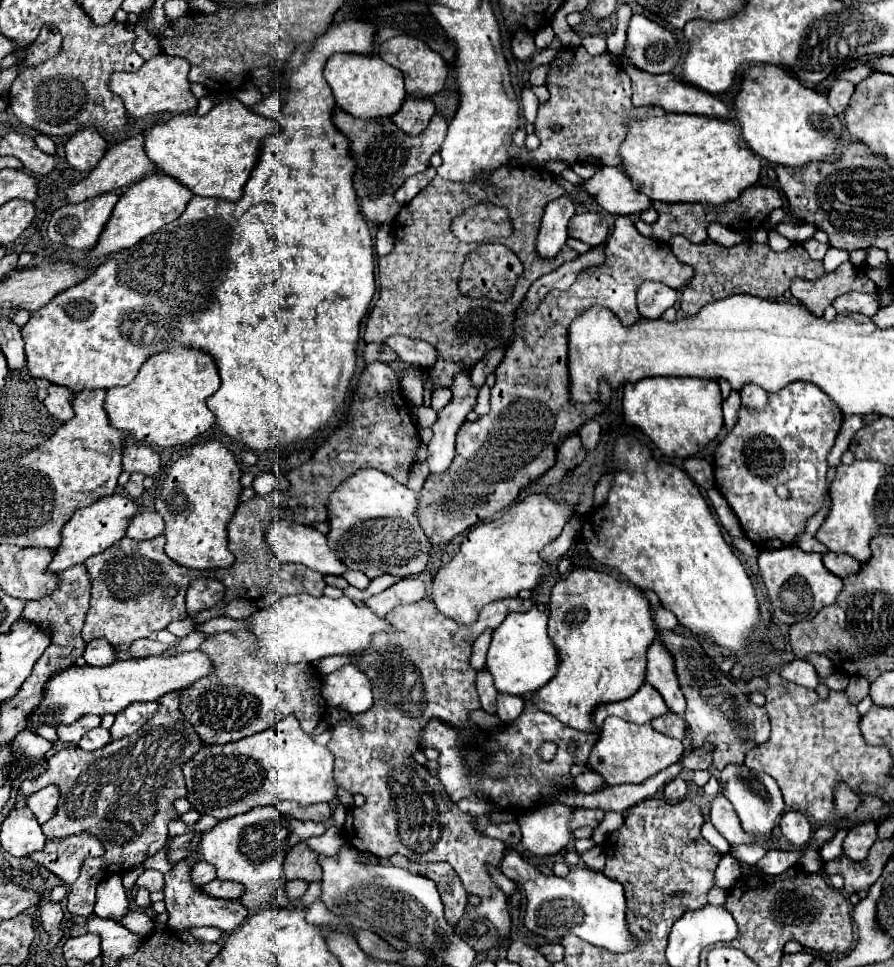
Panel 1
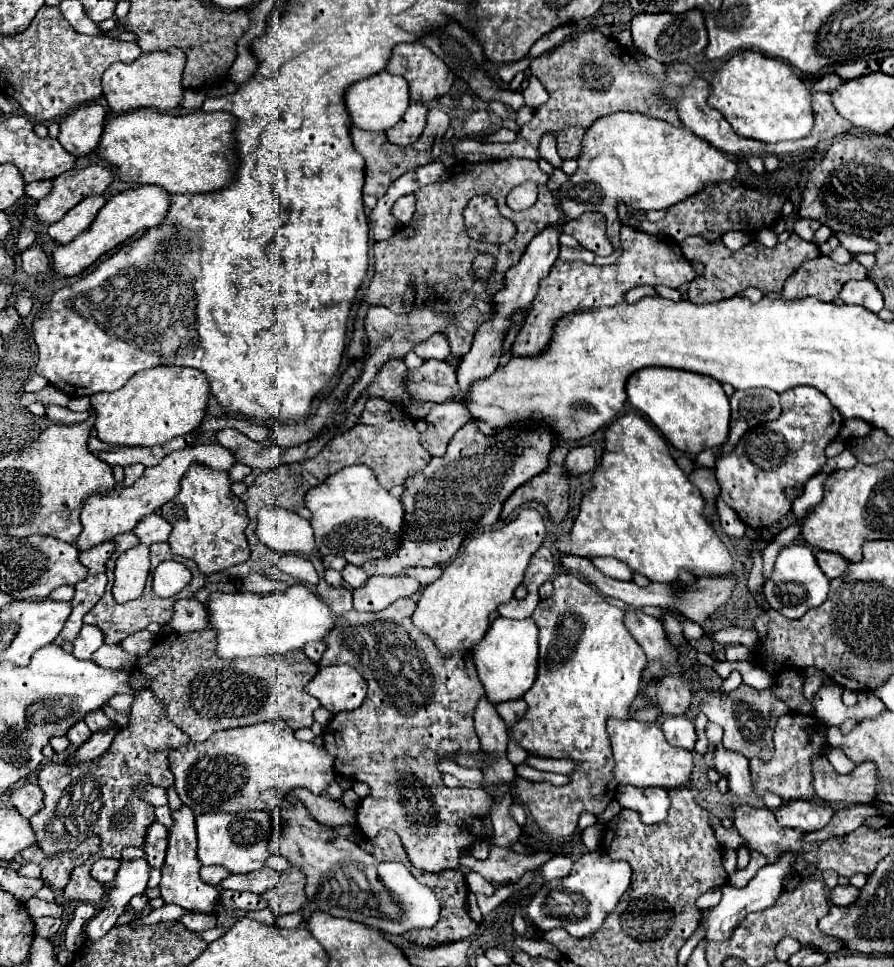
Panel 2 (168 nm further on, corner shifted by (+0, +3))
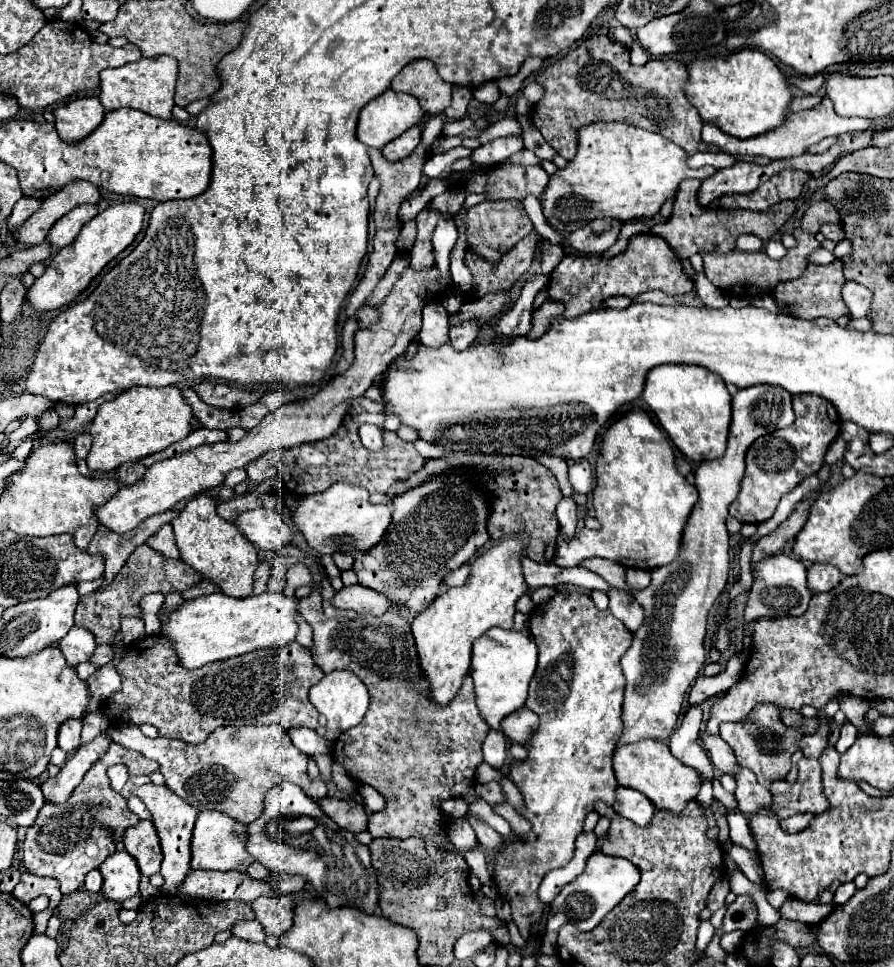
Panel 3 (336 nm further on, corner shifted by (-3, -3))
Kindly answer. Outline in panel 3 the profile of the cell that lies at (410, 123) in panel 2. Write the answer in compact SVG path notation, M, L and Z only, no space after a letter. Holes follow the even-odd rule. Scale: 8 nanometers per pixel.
M415 125L411 129L407 129L401 137L397 137L395 141L387 143L383 147L383 155L387 159L393 159L393 161L399 161L399 159L405 159L407 155L413 153L413 149L419 145L421 141L421 125Z

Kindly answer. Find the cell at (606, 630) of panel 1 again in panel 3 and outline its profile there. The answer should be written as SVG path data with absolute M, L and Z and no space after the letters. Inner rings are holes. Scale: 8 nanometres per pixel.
M557 591L555 597L551 597L547 603L537 605L531 611L529 629L539 647L539 663L531 679L525 705L539 715L541 725L535 739L531 739L531 747L527 747L527 759L511 763L511 779L525 799L525 809L521 815L529 819L533 827L529 835L521 839L521 843L509 843L499 851L495 857L493 877L501 897L511 903L513 921L525 939L529 937L529 927L543 917L547 907L537 899L541 879L547 871L563 867L571 861L575 853L575 839L583 829L587 813L593 811L593 803L603 801L609 807L615 803L615 791L619 783L611 757L617 747L617 739L623 733L625 695L625 679L619 667L619 659L633 643L631 631L627 631L627 627L609 611L597 609L593 599L583 591Z

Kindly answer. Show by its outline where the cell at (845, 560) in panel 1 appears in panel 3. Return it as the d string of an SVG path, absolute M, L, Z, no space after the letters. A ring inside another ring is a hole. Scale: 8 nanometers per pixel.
M813 563L809 567L809 587L813 593L825 593L831 591L835 585L839 585L843 573L835 565L823 565L823 563Z

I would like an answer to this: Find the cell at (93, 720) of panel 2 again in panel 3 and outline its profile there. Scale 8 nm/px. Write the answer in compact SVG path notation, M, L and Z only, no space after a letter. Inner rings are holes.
M109 725L107 735L111 741L121 743L125 749L139 751L161 765L167 787L187 801L197 811L221 811L229 817L253 823L263 813L263 799L267 791L283 781L299 785L311 799L327 795L327 785L321 779L311 779L307 773L307 755L301 753L279 727L217 727L201 745L189 745L177 739L149 739L137 725Z

